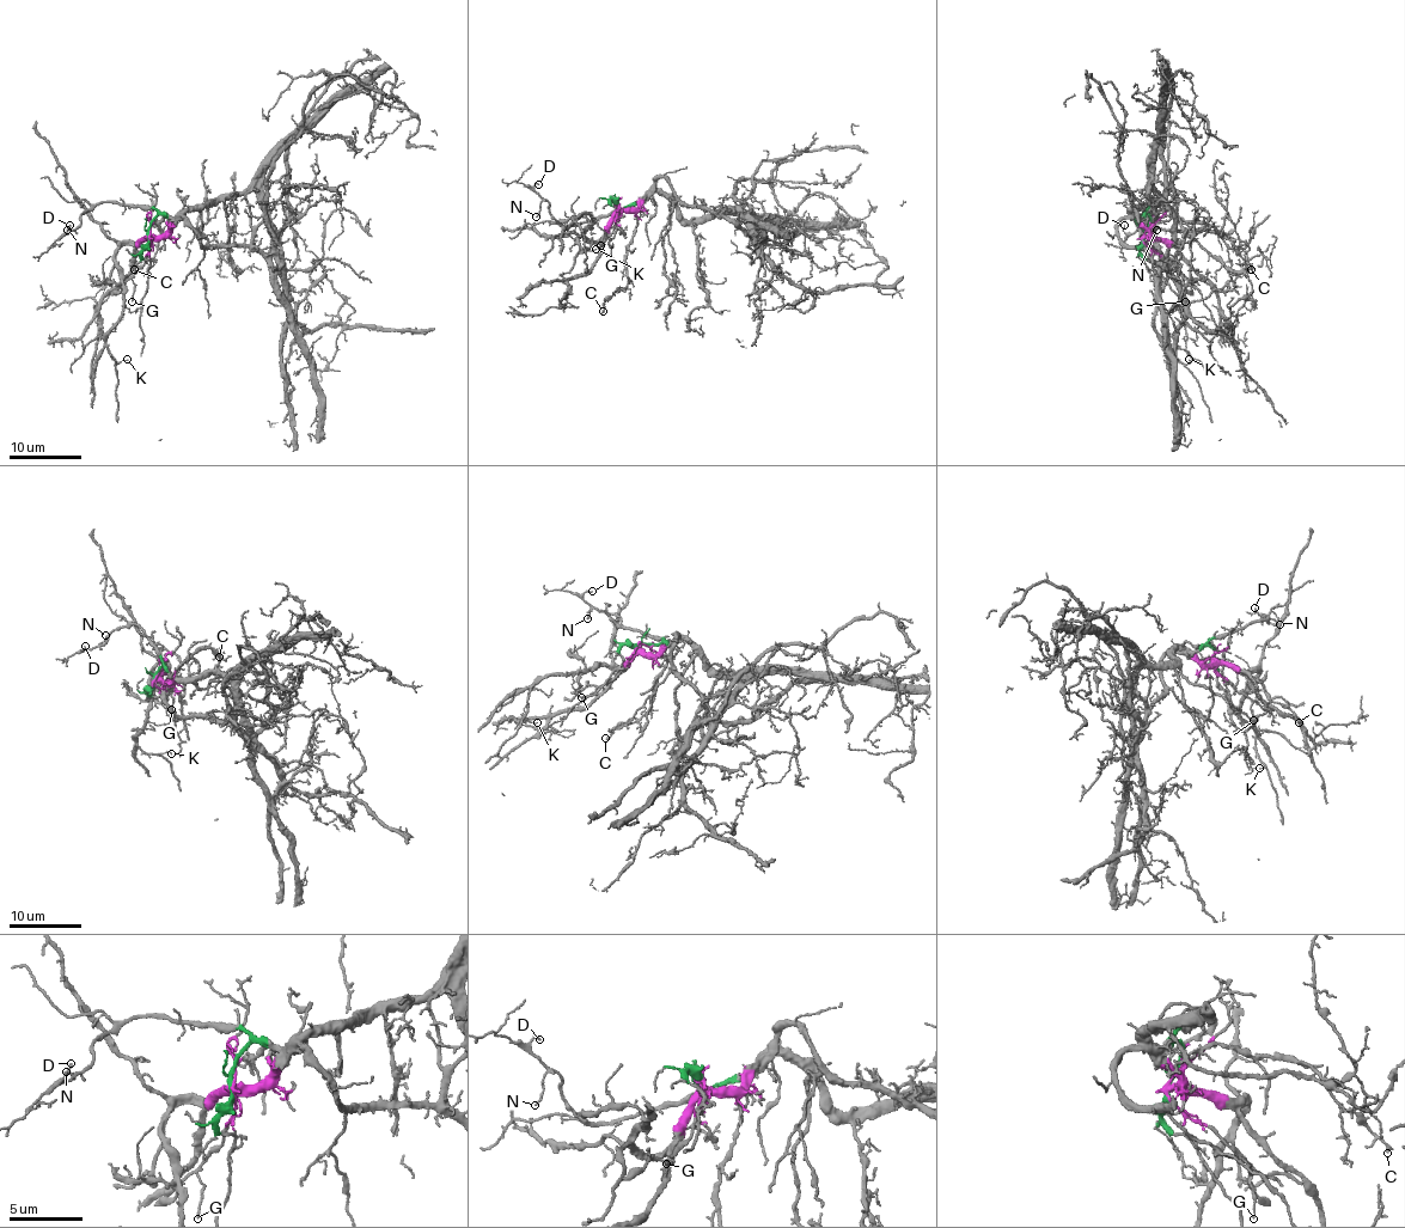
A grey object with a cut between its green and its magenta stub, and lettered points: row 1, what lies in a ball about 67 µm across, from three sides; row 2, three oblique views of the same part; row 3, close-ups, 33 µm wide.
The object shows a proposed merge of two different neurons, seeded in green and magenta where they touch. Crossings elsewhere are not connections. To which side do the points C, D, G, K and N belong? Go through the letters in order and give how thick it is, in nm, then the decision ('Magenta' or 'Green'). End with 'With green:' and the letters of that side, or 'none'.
C: Thickness 200 nm. Magenta
D: Thickness 110 nm. Green
G: Thickness 130 nm. Magenta
K: Thickness 100 nm. Magenta
N: Thickness 140 nm. Green
With green: D, N

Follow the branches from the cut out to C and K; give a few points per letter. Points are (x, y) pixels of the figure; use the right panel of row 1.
C: (1146, 233), (1149, 234), (1165, 215), (1210, 224), (1251, 269)
K: (1146, 233), (1181, 244), (1158, 301), (1154, 328), (1161, 338), (1161, 348), (1172, 359), (1185, 364), (1189, 359)

